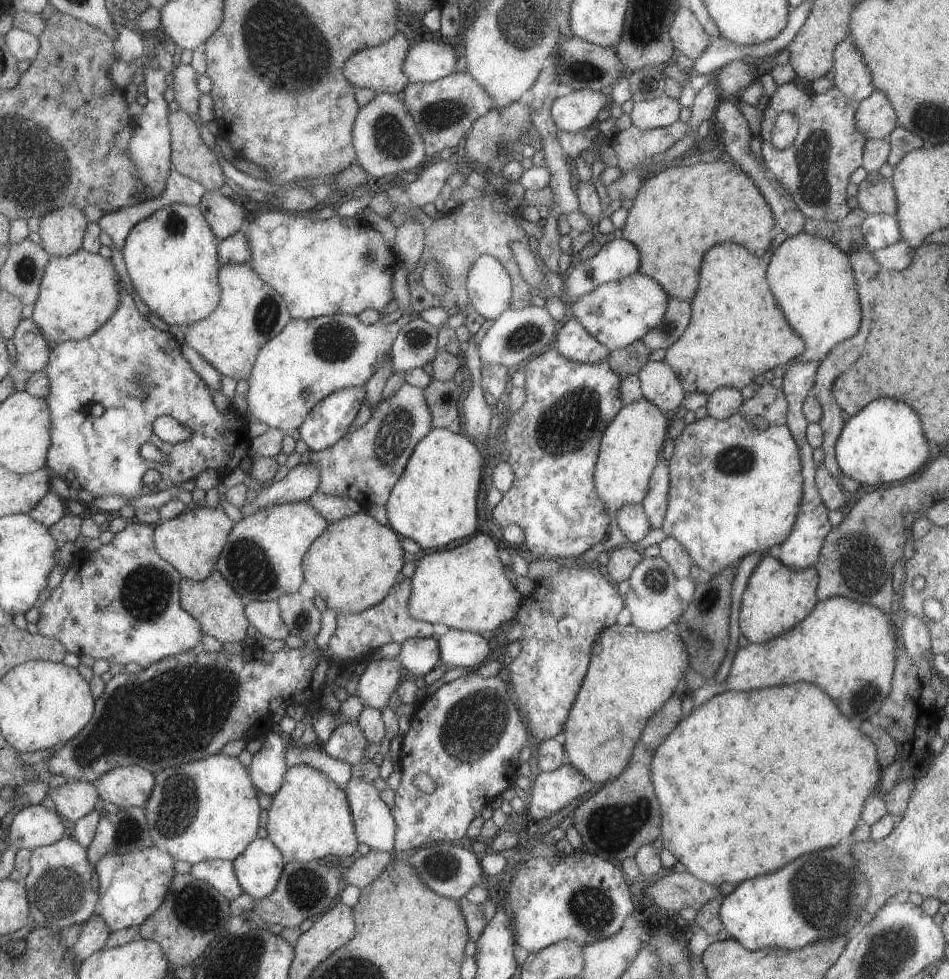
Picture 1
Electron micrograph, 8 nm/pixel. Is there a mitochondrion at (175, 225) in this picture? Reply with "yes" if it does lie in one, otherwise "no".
yes

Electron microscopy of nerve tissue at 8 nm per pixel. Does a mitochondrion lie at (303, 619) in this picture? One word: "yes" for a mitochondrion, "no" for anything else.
yes

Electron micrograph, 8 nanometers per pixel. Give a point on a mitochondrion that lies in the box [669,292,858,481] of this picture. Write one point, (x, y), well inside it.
(734, 460)

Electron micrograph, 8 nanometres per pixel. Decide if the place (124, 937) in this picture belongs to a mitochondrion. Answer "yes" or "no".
no

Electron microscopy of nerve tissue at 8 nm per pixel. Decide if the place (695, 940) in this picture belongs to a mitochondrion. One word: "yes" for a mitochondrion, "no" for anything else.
no

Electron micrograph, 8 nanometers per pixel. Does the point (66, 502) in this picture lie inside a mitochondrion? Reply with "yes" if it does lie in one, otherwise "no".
no

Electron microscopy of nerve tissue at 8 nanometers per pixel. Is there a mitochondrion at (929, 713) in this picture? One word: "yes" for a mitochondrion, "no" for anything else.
no

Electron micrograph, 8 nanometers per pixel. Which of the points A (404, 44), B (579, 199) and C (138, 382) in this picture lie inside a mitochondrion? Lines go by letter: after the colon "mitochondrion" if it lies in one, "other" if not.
A: other
B: other
C: mitochondrion

